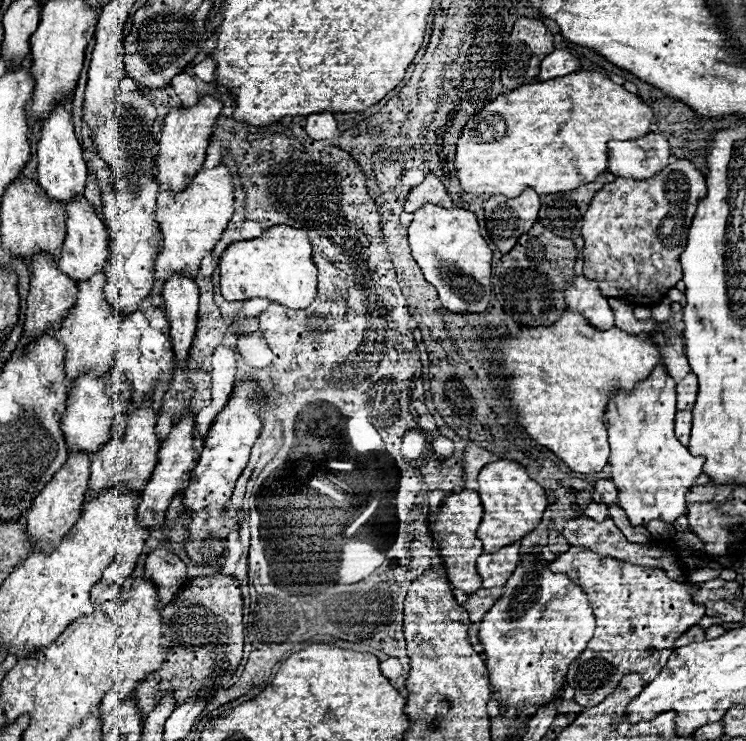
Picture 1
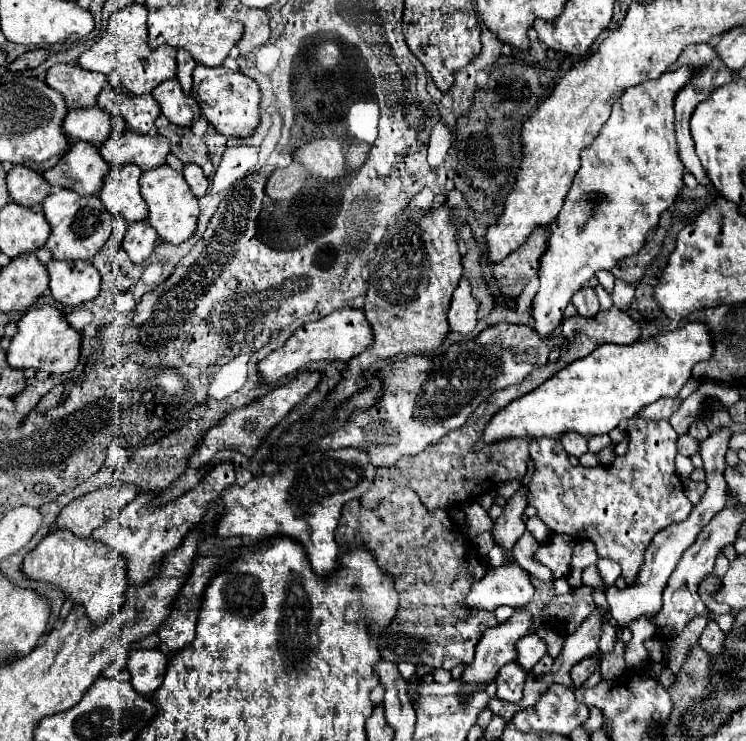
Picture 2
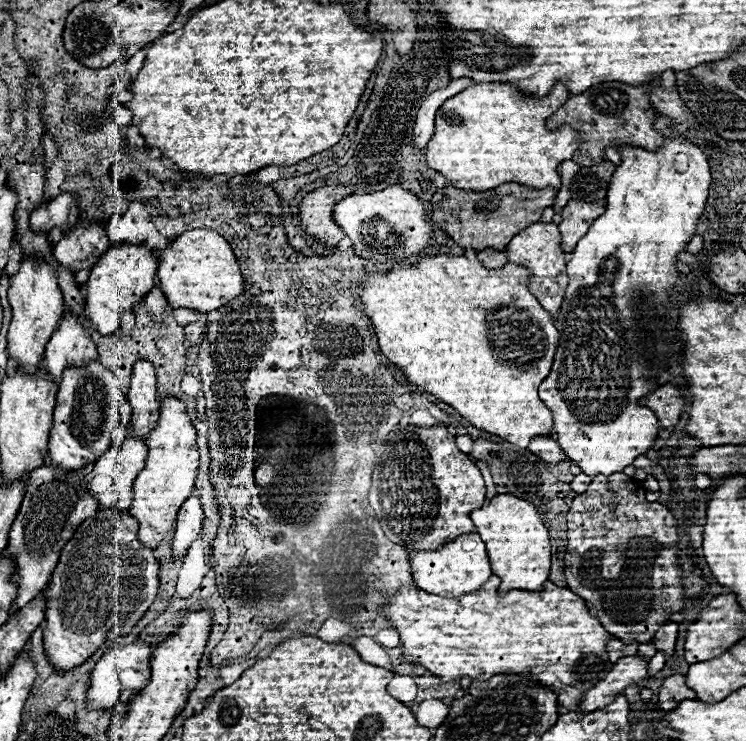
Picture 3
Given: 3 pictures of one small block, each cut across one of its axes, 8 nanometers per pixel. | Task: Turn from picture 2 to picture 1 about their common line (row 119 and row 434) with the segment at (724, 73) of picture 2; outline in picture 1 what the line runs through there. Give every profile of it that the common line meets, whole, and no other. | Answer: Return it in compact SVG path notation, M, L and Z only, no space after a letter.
M678 410L676 412L676 438L688 446L690 440L690 428L692 428L692 414L688 410Z

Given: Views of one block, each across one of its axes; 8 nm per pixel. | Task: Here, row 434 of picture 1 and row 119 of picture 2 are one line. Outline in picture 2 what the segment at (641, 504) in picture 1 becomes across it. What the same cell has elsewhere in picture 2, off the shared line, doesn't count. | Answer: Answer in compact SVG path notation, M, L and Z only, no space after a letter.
M680 66L666 72L656 80L648 80L640 86L624 90L614 102L608 122L602 126L594 144L582 152L582 168L578 170L572 188L564 200L564 206L550 226L548 250L540 258L540 290L534 296L532 314L536 330L542 338L550 336L564 318L564 308L572 300L572 294L580 290L598 270L612 270L622 258L638 254L646 242L646 234L658 226L660 214L668 210L680 194L684 182L684 164L678 156L678 142L674 132L674 98L690 82L694 68Z

